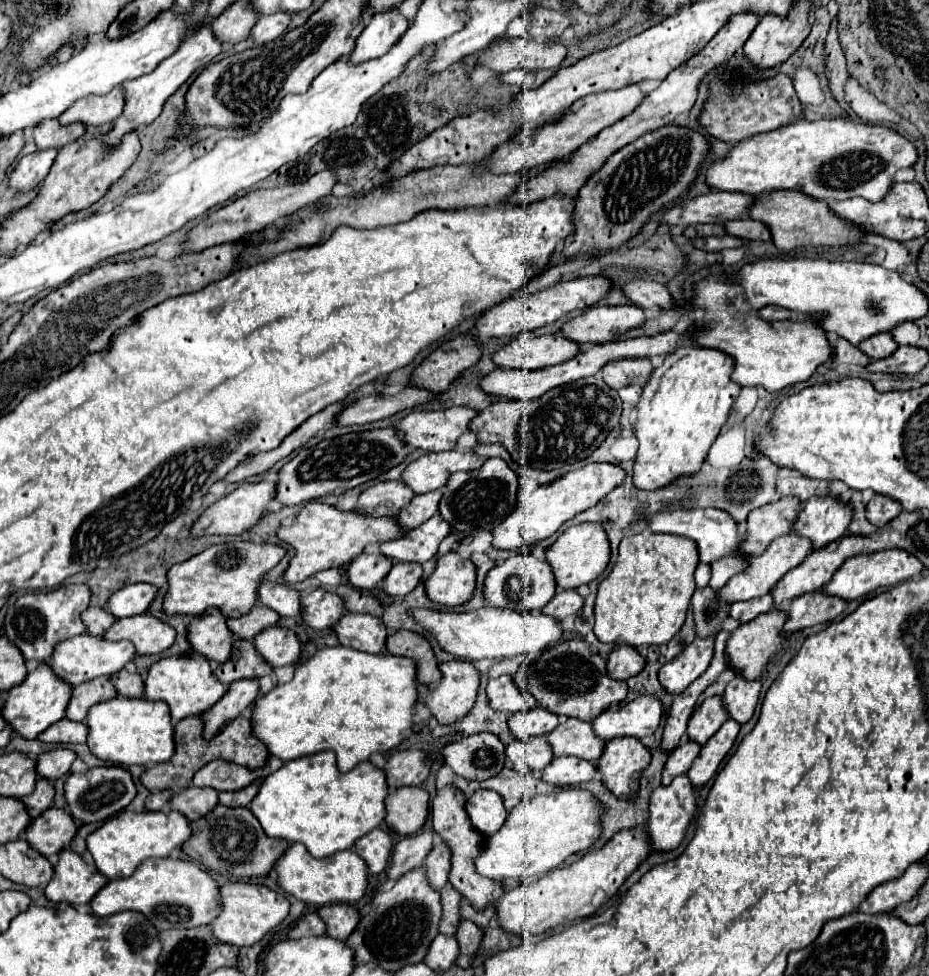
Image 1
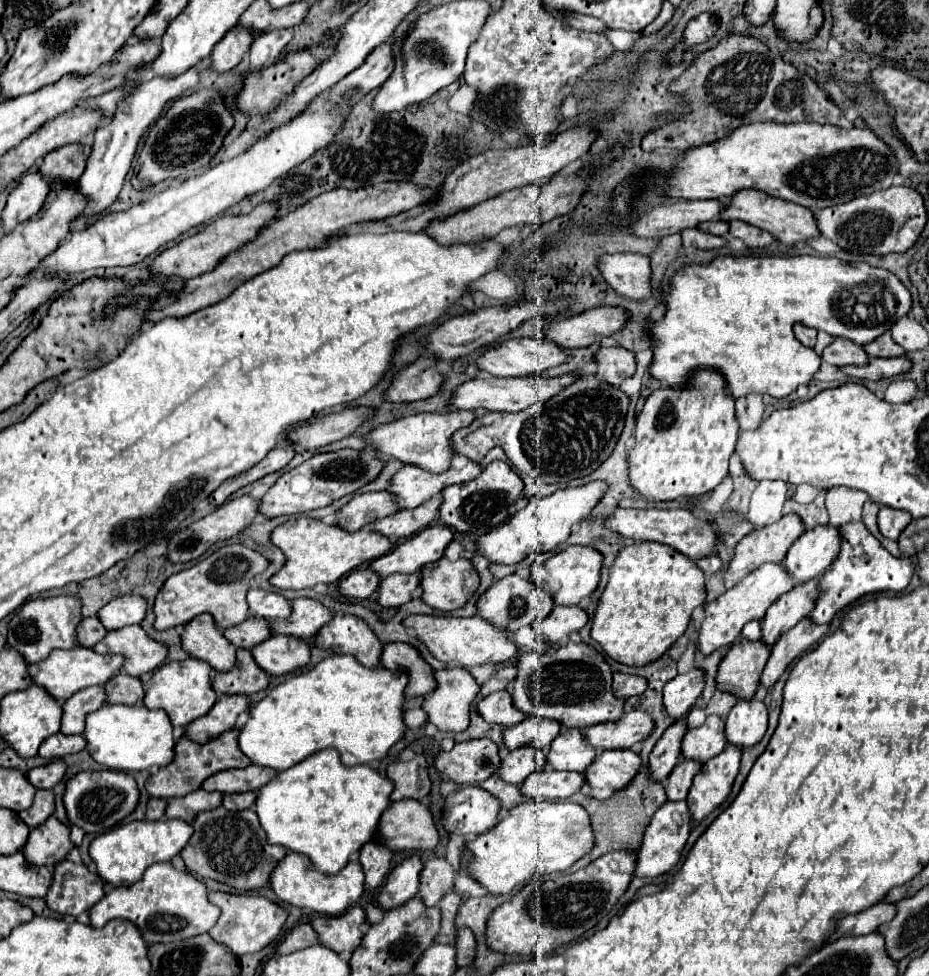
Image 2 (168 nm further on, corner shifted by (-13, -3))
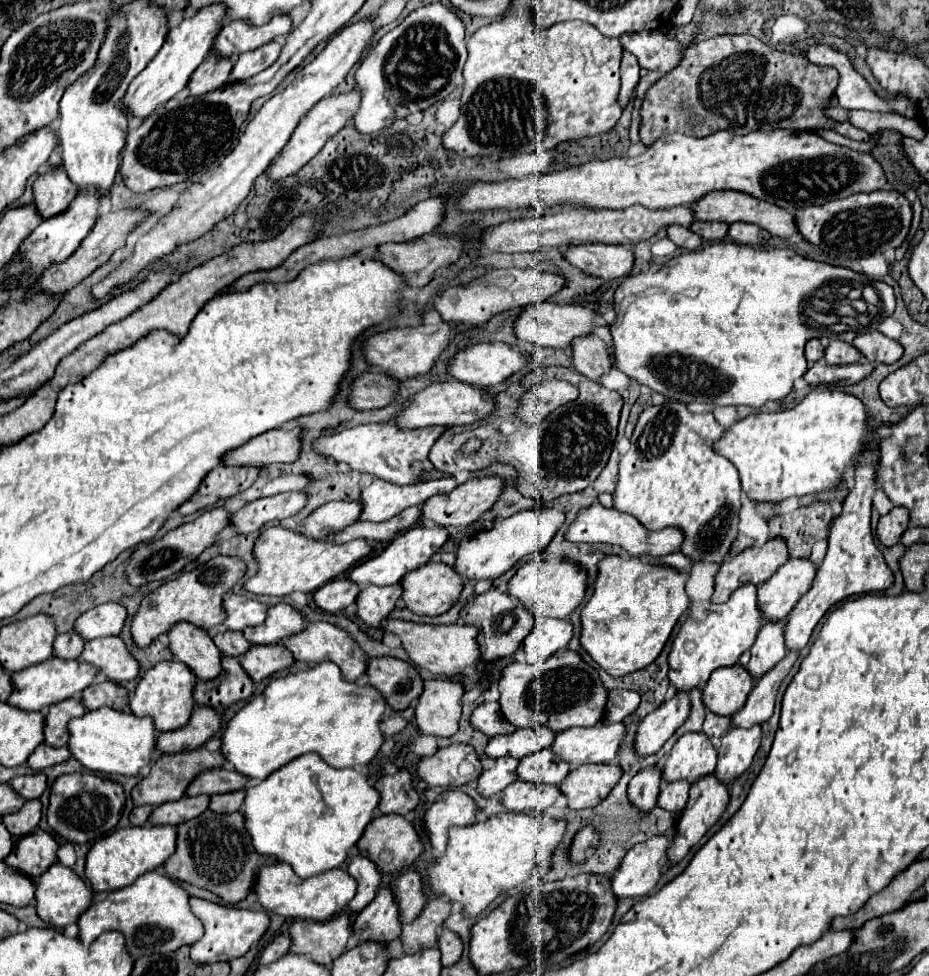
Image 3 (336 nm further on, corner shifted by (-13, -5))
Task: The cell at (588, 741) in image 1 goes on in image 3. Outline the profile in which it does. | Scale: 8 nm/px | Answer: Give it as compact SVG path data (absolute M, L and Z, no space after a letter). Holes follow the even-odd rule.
M545 748L545 750L539 750L537 754L533 754L533 758L529 758L529 760L523 758L517 772L519 772L521 780L531 776L533 782L561 784L567 778L567 772L571 772L571 766L563 764L563 760L555 760L555 752L551 752L551 748ZM525 762L531 762L531 766ZM527 770L529 770L529 774L527 774Z

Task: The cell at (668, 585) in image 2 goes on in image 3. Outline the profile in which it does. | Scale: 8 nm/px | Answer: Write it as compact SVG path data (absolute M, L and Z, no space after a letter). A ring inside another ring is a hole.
M617 554L605 556L599 562L599 576L595 580L595 594L587 602L587 606L581 610L581 646L591 654L591 658L607 670L611 676L625 676L639 668L645 668L651 664L663 650L665 642L669 640L673 626L681 618L681 614L689 608L691 600L685 594L685 582L687 574L679 572L671 566L663 564L651 564L639 558L621 558Z

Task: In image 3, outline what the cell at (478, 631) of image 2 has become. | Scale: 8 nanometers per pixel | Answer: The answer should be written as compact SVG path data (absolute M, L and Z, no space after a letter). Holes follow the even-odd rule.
M387 618L381 622L387 632L393 632L401 638L403 648L409 652L413 664L433 672L435 676L471 676L479 670L481 652L477 646L479 630L471 624L449 624L449 626L433 626L433 624L417 624L405 620Z

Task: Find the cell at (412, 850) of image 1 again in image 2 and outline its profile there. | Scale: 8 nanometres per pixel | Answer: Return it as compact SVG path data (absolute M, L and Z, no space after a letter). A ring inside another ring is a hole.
M411 856L411 858L403 860L399 866L395 866L389 872L389 876L377 896L379 906L383 910L393 910L393 908L399 908L405 902L409 902L419 890L419 870L421 868L423 868L423 862L417 856Z

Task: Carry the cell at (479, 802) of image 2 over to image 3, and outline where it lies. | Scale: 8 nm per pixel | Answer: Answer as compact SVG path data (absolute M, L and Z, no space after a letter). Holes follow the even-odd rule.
M459 788L445 790L425 812L425 826L429 840L437 852L445 852L451 826L469 826L477 822L479 808L465 792Z

